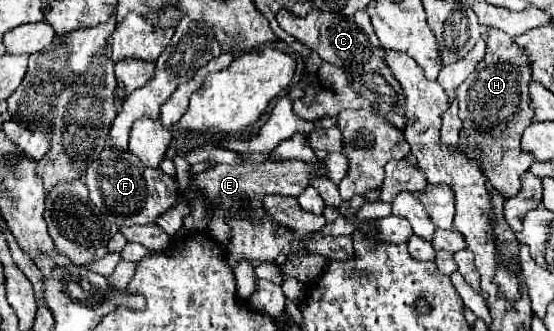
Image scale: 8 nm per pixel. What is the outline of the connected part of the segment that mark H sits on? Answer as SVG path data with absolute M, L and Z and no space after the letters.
M499 29L487 31L487 53L477 69L467 77L467 81L457 89L459 99L459 117L463 121L463 133L459 135L457 149L463 155L481 163L481 169L487 171L491 187L501 193L505 199L515 197L521 189L521 173L533 165L533 157L523 153L519 147L521 135L531 125L533 111L529 109L529 81L531 69L527 55L513 43L511 37Z

